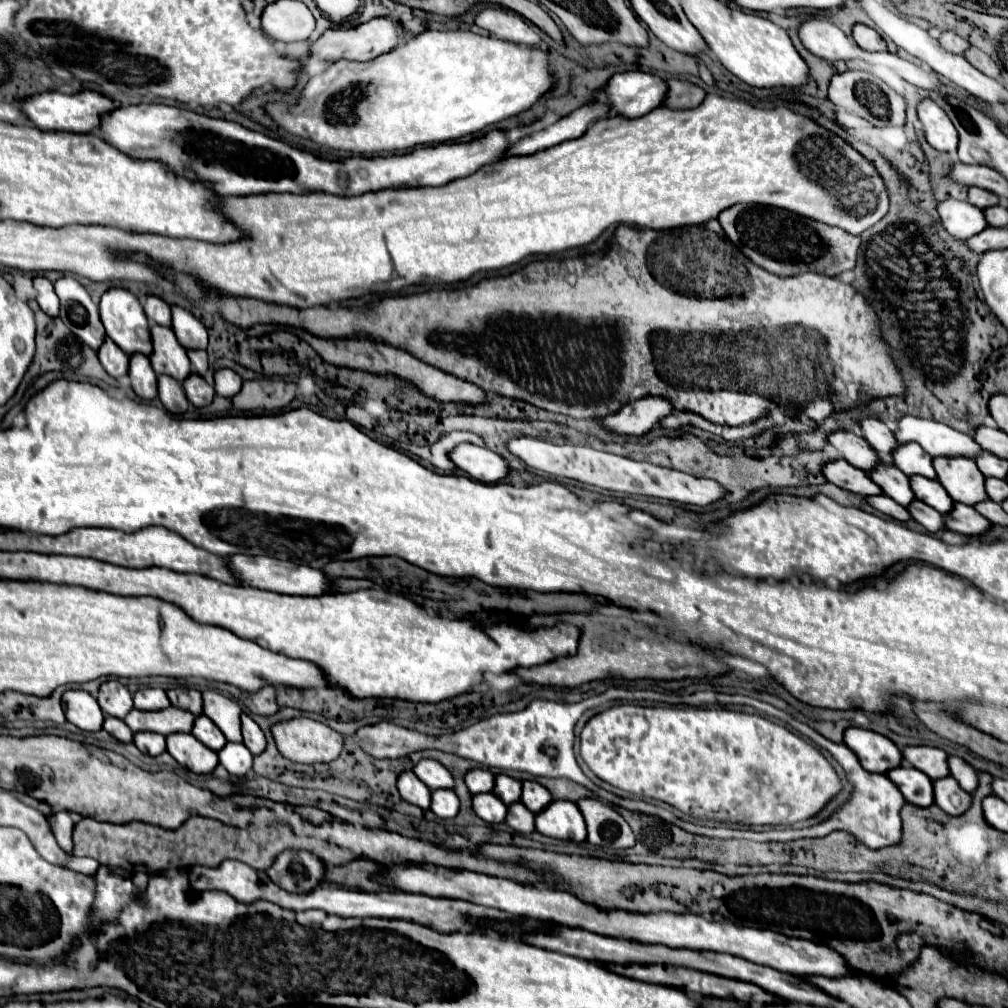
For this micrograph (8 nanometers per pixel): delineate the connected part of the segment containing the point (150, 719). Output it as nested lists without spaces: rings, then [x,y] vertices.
[[[168,707],[168,709],[160,709],[160,711],[140,711],[140,709],[132,709],[128,713],[128,717],[124,717],[126,725],[138,733],[138,731],[154,731],[154,733],[190,733],[192,725],[194,725],[196,715],[188,713],[186,709],[178,709],[178,707]]]

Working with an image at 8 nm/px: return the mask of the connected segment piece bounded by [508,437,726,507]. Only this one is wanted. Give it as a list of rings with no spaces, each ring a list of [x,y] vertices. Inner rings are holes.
[[[518,437],[508,443],[508,451],[516,457],[520,457],[528,467],[546,471],[556,477],[566,477],[566,479],[576,479],[582,483],[590,483],[602,489],[610,491],[620,491],[620,493],[632,493],[632,495],[646,495],[646,497],[656,497],[656,499],[666,499],[666,501],[678,501],[678,503],[688,503],[688,505],[700,505],[706,507],[726,495],[726,489],[712,479],[698,479],[688,473],[676,471],[676,469],[666,469],[652,465],[648,461],[634,461],[628,457],[618,457],[612,453],[596,451],[590,447],[580,447],[580,445],[554,445],[546,441],[538,441],[532,437]]]

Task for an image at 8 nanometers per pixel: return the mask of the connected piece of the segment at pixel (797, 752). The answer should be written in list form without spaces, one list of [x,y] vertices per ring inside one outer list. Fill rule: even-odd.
[[[614,705],[594,715],[584,725],[580,735],[580,755],[592,773],[612,787],[664,801],[695,818],[720,822],[736,817],[736,823],[744,825],[794,825],[818,815],[842,791],[838,773],[814,745],[762,715],[728,709]],[[752,769],[772,779],[772,783],[762,785],[758,793],[748,785],[748,777],[756,779]]]

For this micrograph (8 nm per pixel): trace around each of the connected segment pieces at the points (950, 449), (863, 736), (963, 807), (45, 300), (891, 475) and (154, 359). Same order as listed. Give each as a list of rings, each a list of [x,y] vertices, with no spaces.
[[[906,415],[898,421],[898,429],[894,433],[900,443],[920,443],[922,449],[928,451],[932,457],[976,459],[976,455],[982,451],[982,447],[974,441],[972,435],[960,433],[944,423],[928,419],[916,419]]]
[[[850,727],[844,733],[844,743],[858,755],[860,763],[864,769],[872,771],[872,773],[888,773],[888,769],[896,769],[902,765],[902,751],[884,735],[868,731],[868,729],[858,729],[858,727]]]
[[[954,777],[934,781],[934,793],[936,793],[936,805],[944,809],[948,815],[962,815],[972,805],[972,795],[962,791],[962,787]]]
[[[36,277],[34,289],[36,289],[36,301],[38,301],[40,309],[50,317],[58,315],[60,301],[58,301],[58,295],[54,293],[54,285],[46,277]]]
[[[884,463],[880,469],[876,469],[876,473],[868,473],[872,477],[872,481],[882,487],[884,495],[892,497],[896,503],[908,507],[916,497],[914,491],[910,487],[910,479],[900,473],[900,469],[896,469],[896,465],[888,465]]]
[[[152,325],[152,343],[154,351],[150,355],[150,363],[156,375],[170,375],[182,383],[190,375],[190,359],[174,331],[170,327],[164,329],[160,325]]]

